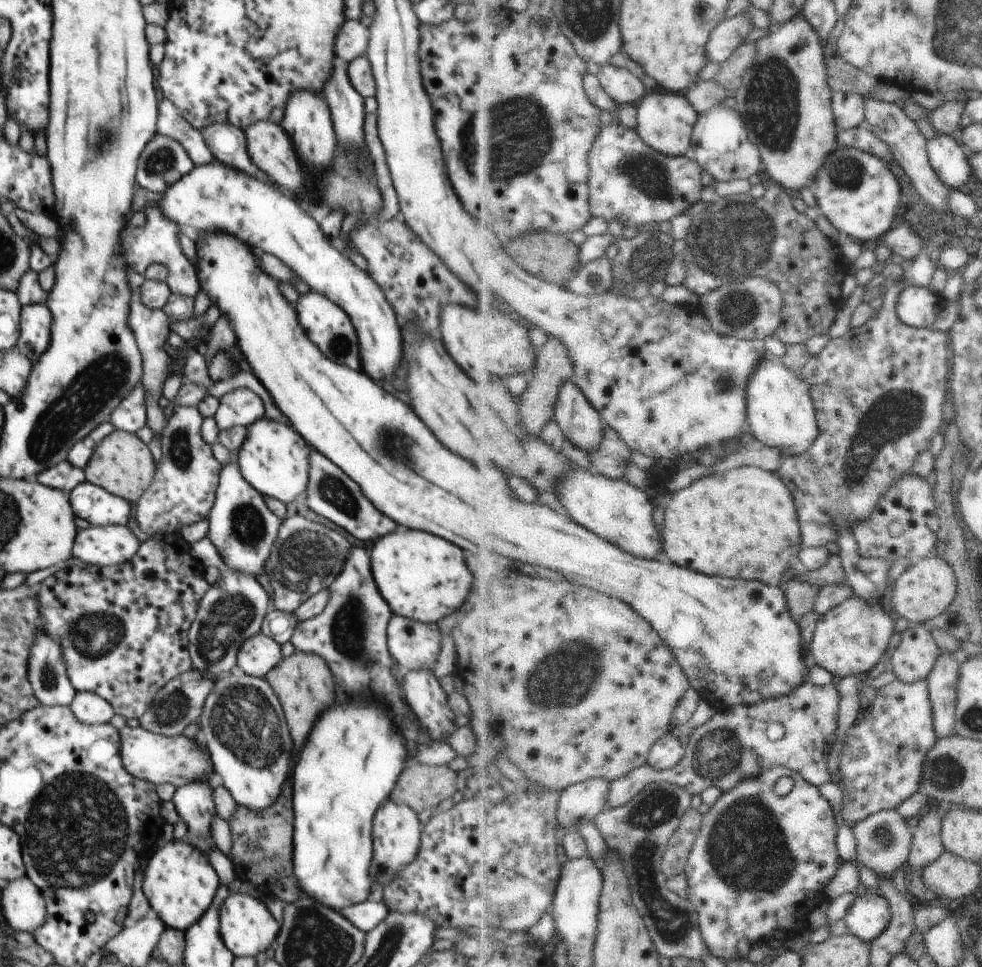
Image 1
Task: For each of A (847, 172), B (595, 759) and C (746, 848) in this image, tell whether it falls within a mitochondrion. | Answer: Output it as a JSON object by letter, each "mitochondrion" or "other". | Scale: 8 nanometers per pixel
{"A":"mitochondrion","B":"other","C":"mitochondrion"}

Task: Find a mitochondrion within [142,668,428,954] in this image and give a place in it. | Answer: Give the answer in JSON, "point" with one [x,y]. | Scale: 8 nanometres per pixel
{"point":[242,718]}

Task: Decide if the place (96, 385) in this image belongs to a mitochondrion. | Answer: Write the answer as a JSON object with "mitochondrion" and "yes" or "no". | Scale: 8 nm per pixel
{"mitochondrion":"yes"}

